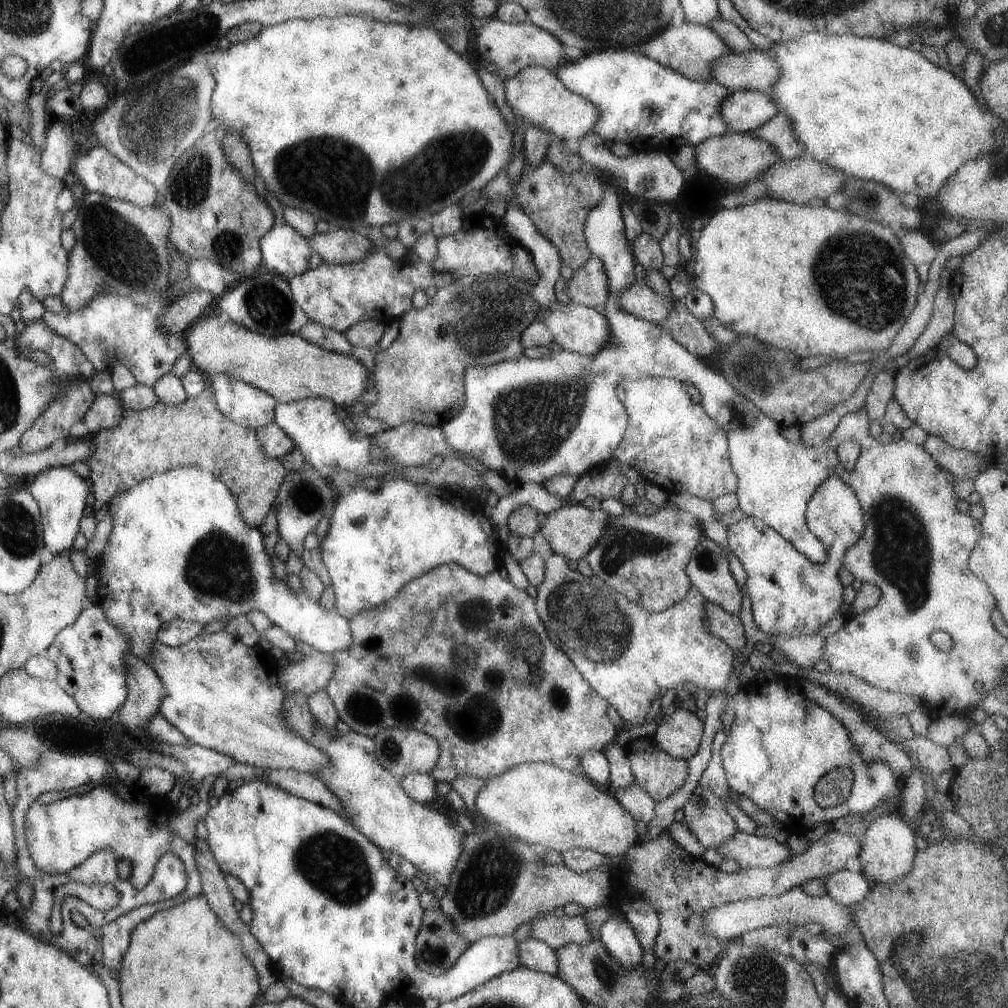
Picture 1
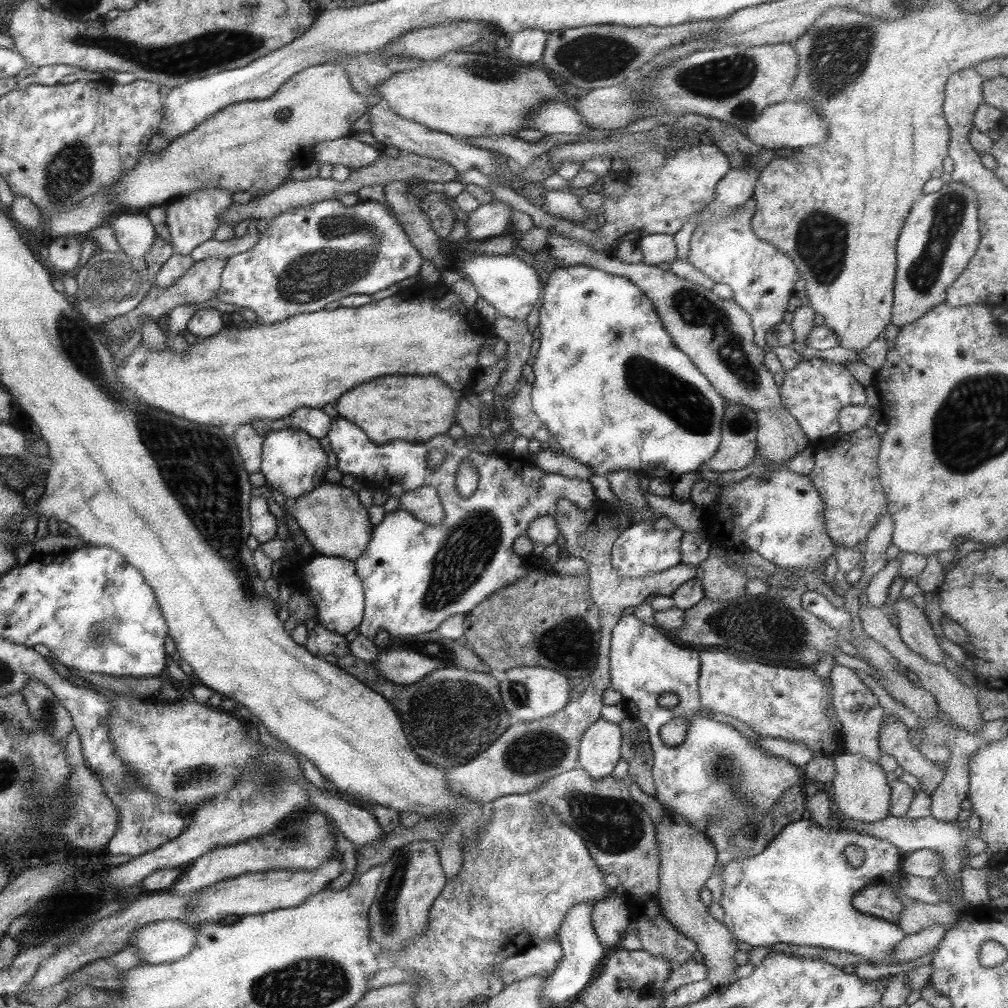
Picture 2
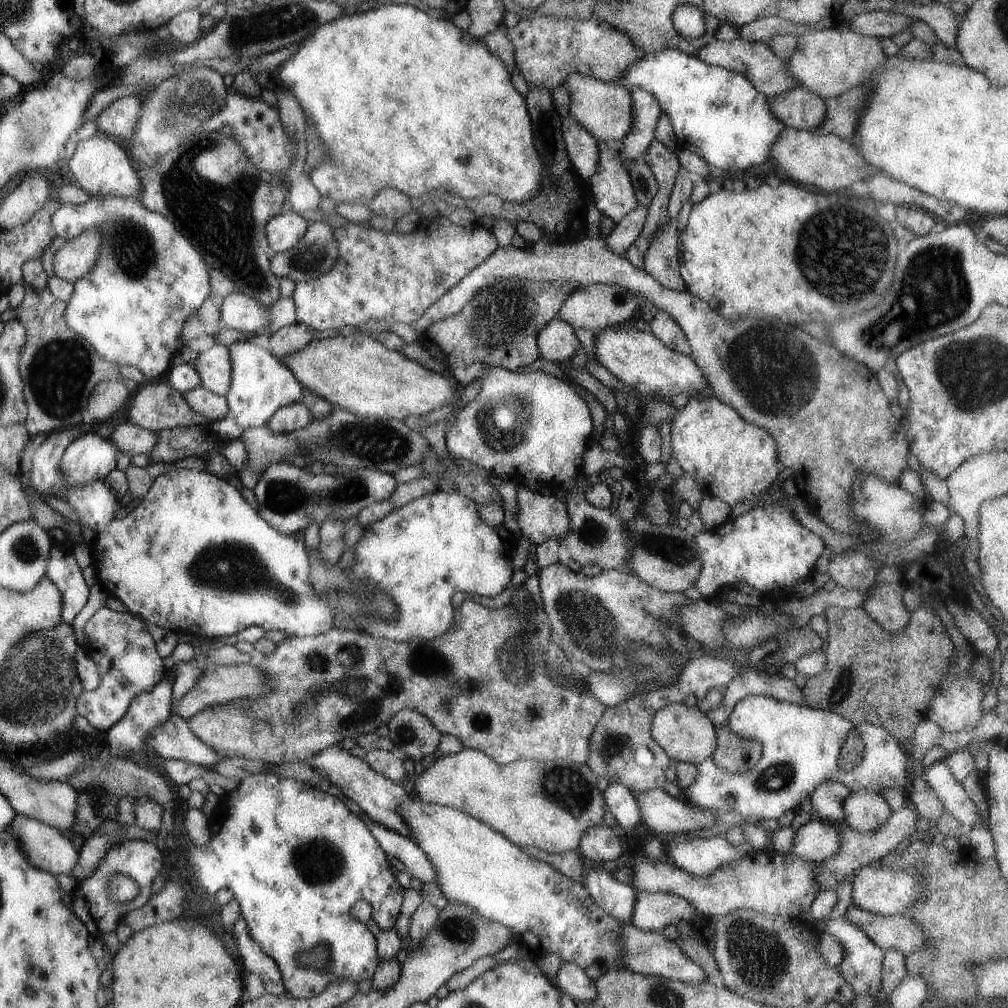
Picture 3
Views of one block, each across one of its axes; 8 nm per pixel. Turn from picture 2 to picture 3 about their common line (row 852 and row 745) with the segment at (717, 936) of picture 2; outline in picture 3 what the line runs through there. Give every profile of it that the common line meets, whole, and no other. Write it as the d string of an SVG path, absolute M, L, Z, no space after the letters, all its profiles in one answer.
M670 703L656 711L651 722L652 738L664 749L672 762L692 762L698 765L712 759L717 745L717 730L706 713L696 705Z

